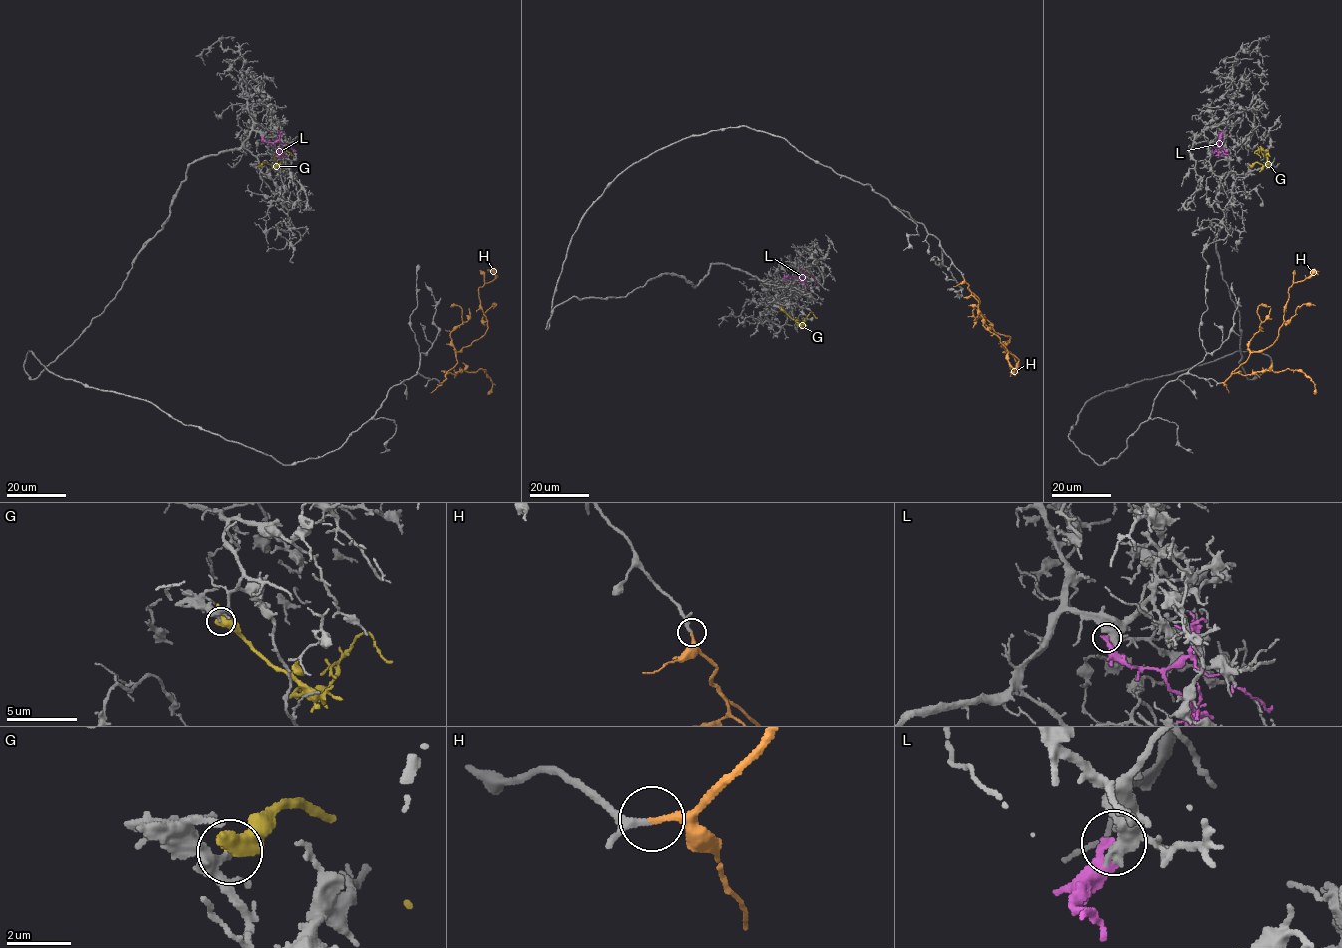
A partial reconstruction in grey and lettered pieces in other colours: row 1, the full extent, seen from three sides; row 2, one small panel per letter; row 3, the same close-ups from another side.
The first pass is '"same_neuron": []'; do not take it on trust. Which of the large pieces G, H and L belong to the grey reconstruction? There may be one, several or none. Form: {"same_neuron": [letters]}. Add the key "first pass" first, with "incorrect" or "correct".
{"first pass": "incorrect", "same_neuron": ["H"]}

